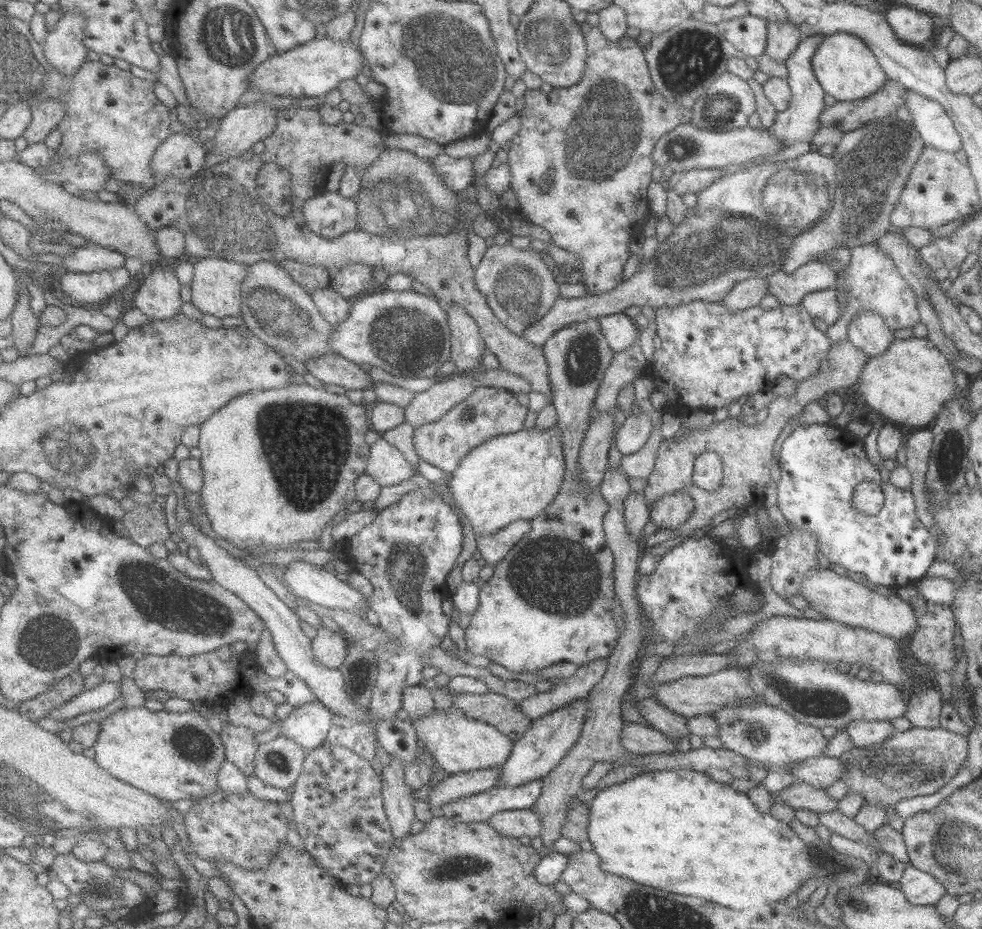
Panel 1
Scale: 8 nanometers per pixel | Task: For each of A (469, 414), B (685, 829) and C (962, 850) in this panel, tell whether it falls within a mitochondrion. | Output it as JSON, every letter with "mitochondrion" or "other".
{"A":"other","B":"other","C":"mitochondrion"}

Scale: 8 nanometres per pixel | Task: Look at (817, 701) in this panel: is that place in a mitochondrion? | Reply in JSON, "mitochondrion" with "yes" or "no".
{"mitochondrion":"yes"}

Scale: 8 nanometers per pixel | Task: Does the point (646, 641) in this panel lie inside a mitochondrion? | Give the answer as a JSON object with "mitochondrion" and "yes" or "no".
{"mitochondrion":"no"}

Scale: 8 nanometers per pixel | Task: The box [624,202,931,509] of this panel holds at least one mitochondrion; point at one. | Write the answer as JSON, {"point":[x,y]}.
{"point":[697,258]}

